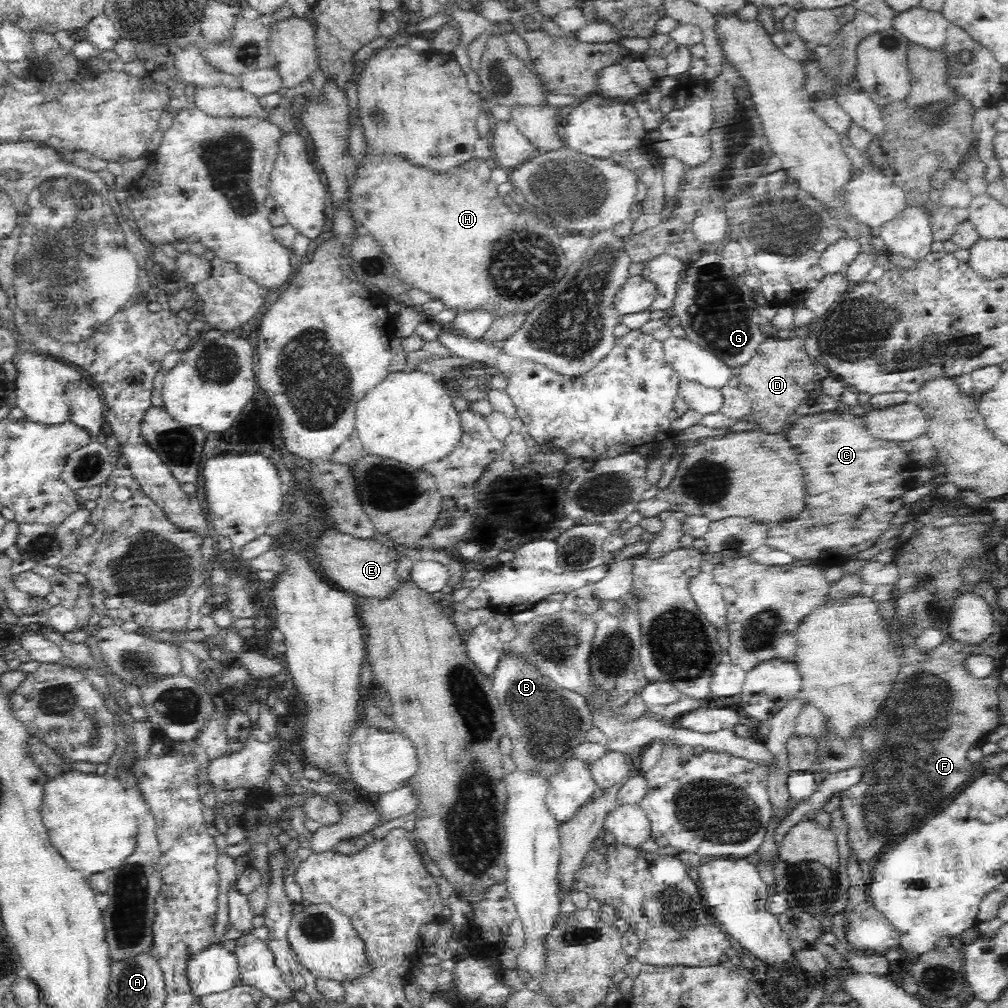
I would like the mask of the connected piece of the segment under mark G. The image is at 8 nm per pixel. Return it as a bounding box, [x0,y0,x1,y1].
[669,250,767,368]

